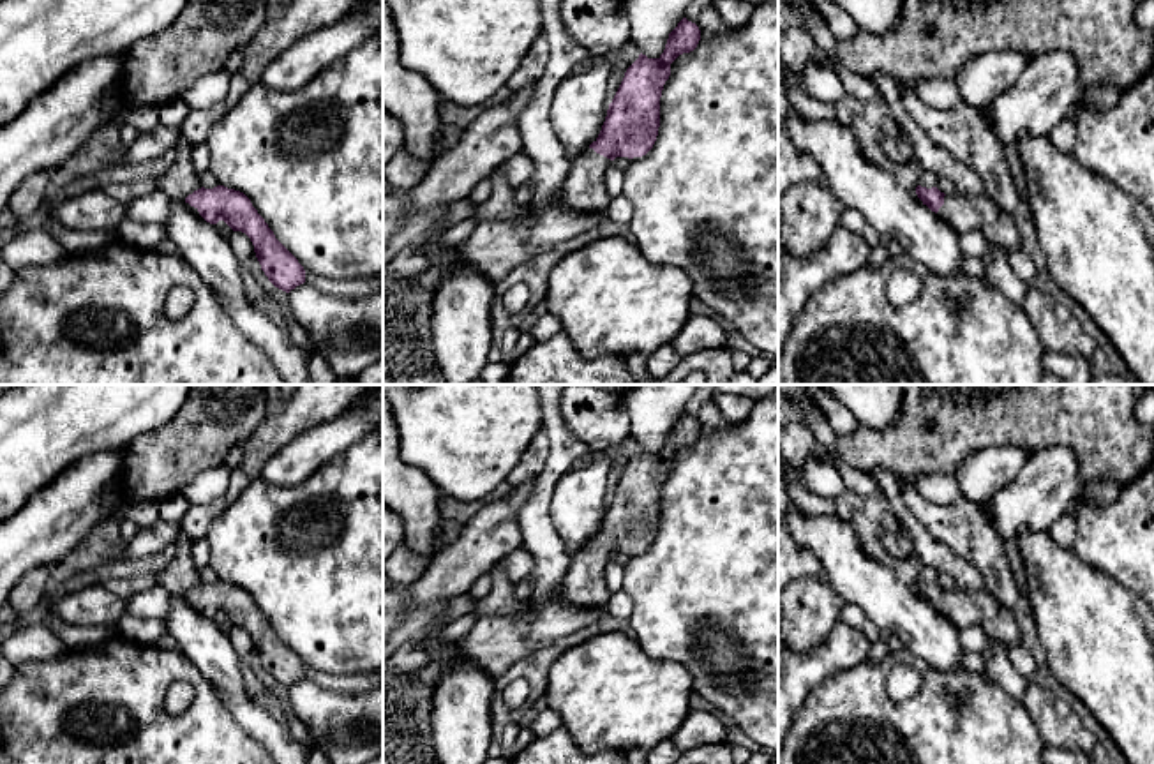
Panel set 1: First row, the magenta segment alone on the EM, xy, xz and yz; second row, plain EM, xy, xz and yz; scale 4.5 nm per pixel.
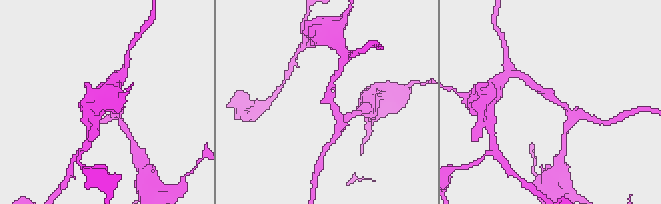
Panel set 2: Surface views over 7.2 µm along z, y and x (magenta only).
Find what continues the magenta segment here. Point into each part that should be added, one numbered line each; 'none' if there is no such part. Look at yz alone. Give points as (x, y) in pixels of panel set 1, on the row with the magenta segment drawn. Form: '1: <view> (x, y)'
1: yz (962, 214)

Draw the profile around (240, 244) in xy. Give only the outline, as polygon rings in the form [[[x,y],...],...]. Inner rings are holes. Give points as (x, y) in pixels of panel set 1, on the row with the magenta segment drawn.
[[[233,231],[231,236],[228,238],[228,243],[242,265],[254,256],[252,242],[242,231]]]

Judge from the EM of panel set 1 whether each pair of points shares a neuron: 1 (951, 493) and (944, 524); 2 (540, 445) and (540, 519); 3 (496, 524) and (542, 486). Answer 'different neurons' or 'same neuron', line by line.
1: different neurons
2: different neurons
3: different neurons

